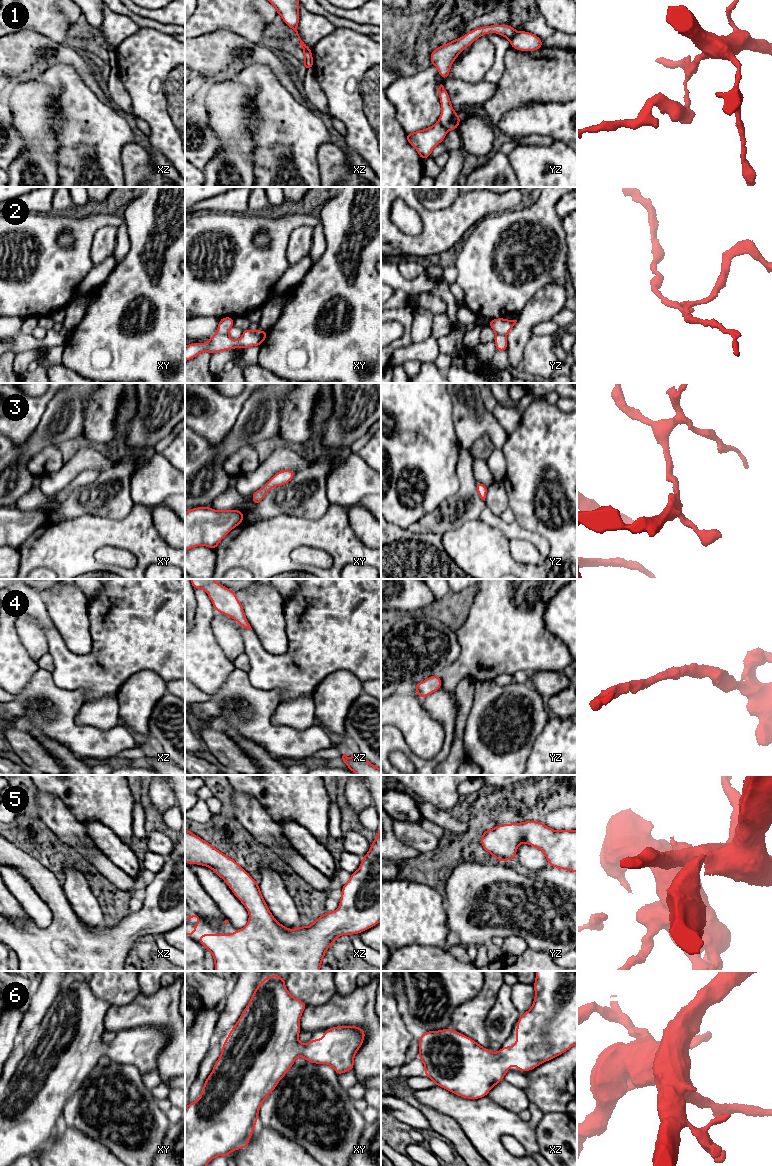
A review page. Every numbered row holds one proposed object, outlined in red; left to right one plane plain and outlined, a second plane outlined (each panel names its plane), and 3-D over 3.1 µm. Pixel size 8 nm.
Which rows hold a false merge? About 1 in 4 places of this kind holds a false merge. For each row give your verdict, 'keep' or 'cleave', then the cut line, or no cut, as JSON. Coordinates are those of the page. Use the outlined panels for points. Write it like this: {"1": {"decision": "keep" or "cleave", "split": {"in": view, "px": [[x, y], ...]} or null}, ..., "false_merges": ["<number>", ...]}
{"1": {"decision": "cleave", "split": {"in": "yz", "px": [[438, 121], [447, 129]]}}, "2": {"decision": "cleave", "split": {"in": "xy", "px": [[217, 332], [227, 335]]}}, "3": {"decision": "keep", "split": null}, "4": {"decision": "keep", "split": null}, "5": {"decision": "keep", "split": null}, "6": {"decision": "keep", "split": null}, "false_merges": ["1", "2"]}

